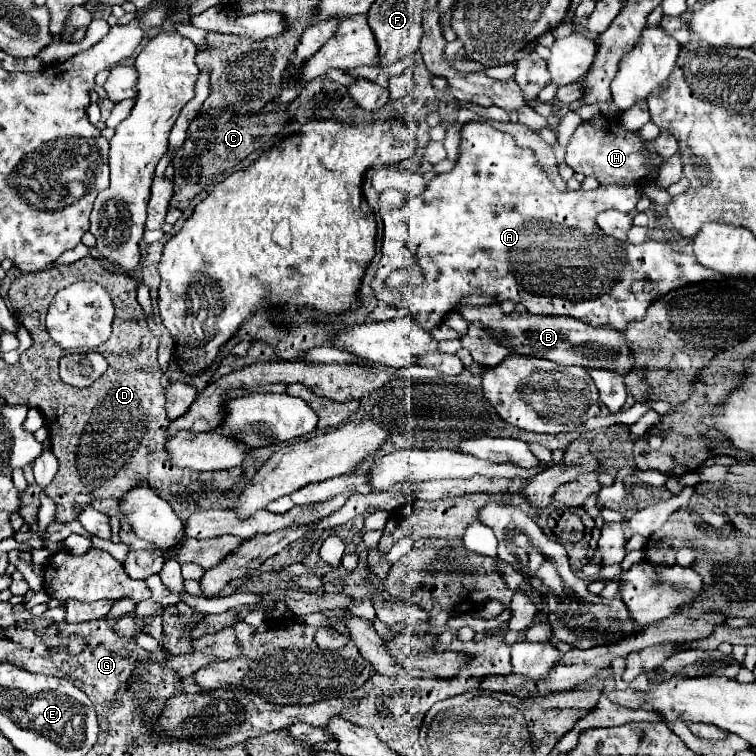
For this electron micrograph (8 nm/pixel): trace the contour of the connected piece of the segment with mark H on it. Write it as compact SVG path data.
M592 118L588 122L582 122L574 130L566 148L566 164L574 172L594 176L600 184L640 184L644 178L648 178L644 160L646 152L638 134L624 130L618 122L608 118Z

